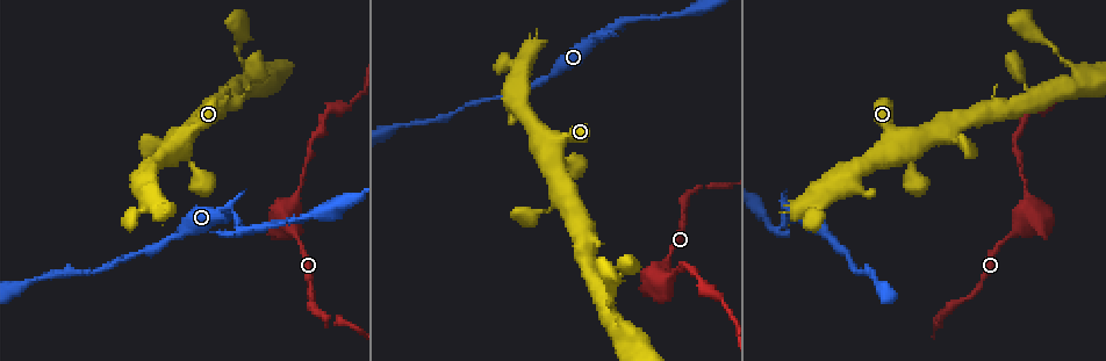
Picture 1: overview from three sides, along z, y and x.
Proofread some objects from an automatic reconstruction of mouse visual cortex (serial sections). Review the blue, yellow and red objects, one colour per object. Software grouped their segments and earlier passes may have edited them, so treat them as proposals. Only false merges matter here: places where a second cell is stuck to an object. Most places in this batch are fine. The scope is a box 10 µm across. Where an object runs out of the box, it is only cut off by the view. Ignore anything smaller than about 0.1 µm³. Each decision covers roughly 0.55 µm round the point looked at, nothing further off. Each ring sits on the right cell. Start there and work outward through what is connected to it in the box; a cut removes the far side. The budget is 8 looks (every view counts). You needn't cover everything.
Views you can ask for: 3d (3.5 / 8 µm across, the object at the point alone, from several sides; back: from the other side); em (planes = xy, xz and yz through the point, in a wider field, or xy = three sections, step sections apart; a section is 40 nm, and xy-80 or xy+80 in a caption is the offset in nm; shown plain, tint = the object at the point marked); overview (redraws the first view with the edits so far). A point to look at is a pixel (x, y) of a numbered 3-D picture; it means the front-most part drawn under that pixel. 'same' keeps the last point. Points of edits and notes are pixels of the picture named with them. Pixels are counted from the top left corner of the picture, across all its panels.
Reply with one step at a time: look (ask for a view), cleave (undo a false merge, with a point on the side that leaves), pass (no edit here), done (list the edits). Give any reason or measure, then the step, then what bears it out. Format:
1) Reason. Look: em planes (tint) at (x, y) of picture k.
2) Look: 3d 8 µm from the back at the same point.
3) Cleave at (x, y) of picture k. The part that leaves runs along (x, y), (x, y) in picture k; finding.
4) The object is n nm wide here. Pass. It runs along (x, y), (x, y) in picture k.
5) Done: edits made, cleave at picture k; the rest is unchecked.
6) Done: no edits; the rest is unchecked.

Sharp bend. Look: 3d 8 µm from the back at (1023, 225) of picture 1.

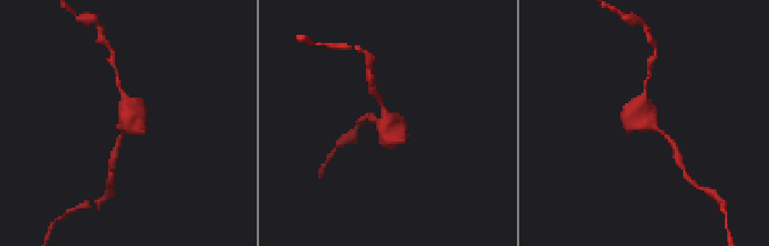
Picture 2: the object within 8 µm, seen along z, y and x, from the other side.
Look: 3d 3.5 µm from the back at the same point.

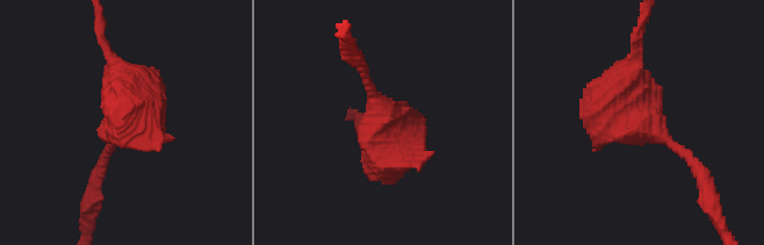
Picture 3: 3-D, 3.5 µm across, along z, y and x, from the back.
Look: em xy step 2 (tint) at (640, 118) of picture 3.

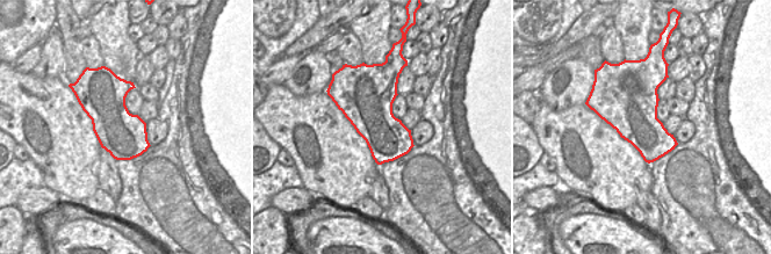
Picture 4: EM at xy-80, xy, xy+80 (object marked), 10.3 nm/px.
Pass. Continuous, no second cell.

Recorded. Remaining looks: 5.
Narrows sharply. Look: 3d 3.5 µm at (908, 148) of picture 1.

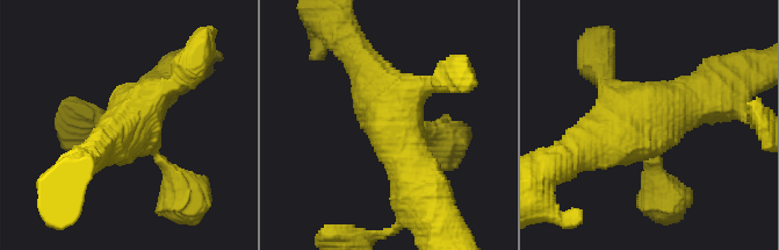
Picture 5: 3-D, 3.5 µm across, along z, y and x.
Look: em planes (tint) at (648, 131) of picture 5.

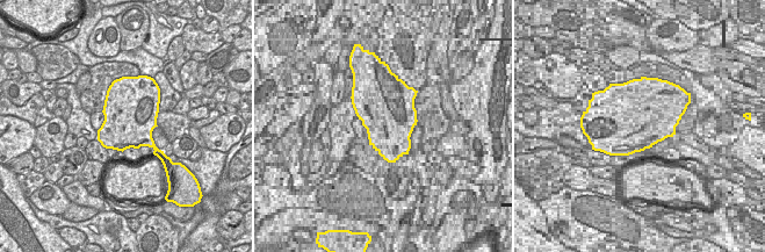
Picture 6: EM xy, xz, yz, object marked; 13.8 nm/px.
The object is 750 nm wide here. Pass. It runs along (451, 77), (397, 107), (411, 178) in picture 5; continuous, no second cell.

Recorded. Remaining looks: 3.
Sudden change in width. Look: 3d 3.5 µm at (176, 237) of picture 1.

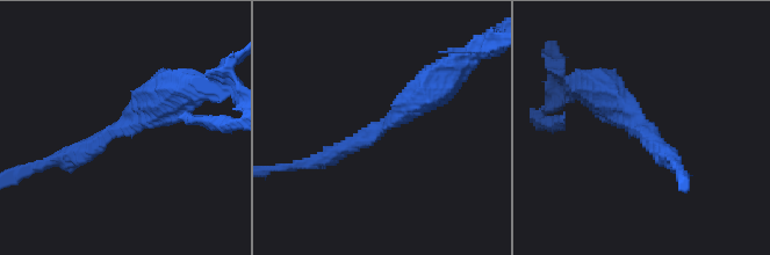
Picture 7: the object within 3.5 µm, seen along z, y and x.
The arms are 250, 450 nm wide; shape alone is not enough. Look: em xy step 2 (tint) at (121, 131) of picture 7.

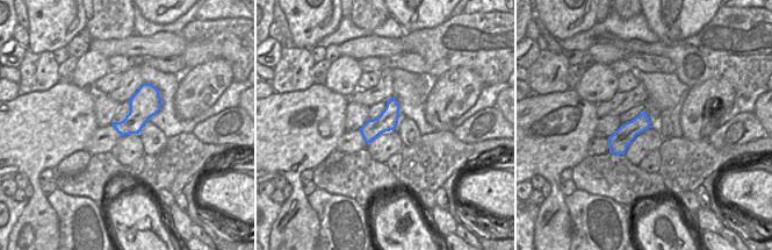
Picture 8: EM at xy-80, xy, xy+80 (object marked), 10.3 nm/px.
Look: em xy step 3 (tint) at the same point.

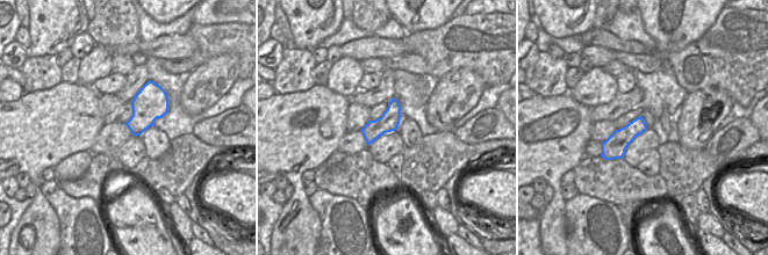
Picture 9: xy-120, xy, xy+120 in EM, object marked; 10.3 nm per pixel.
Pass. It runs along (432, 87), (401, 117), (318, 161) in picture 7; continuous, no second cell.

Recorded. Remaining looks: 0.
Done: no edits; the rest is unchecked.

